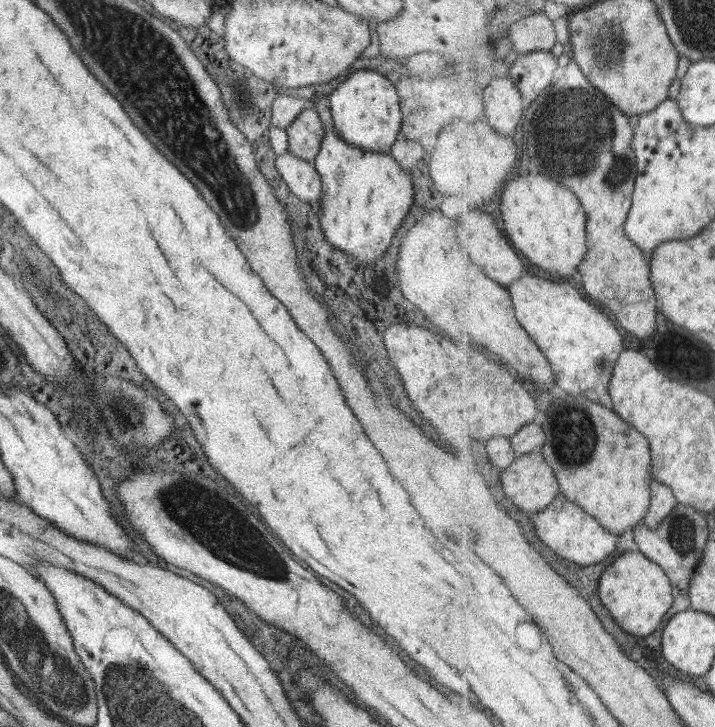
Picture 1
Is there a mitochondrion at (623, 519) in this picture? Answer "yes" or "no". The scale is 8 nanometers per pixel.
no

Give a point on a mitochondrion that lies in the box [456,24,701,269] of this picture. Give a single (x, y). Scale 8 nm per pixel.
(557, 135)

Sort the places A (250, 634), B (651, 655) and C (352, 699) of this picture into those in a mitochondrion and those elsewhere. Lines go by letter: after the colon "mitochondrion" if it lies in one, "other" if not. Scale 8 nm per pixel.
A: other
B: other
C: other

